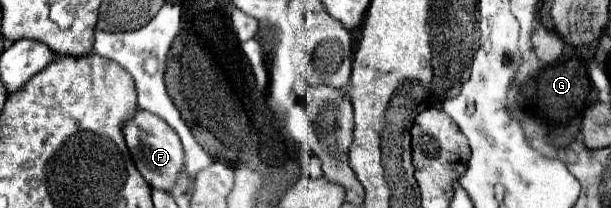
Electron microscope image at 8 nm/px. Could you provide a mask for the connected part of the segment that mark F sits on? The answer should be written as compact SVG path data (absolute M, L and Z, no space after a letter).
M138 109L138 113L134 113L134 117L126 121L126 125L122 125L122 133L126 137L126 145L130 149L130 155L134 157L138 171L150 183L150 187L170 191L178 173L184 167L184 153L178 135L162 119L142 109Z

